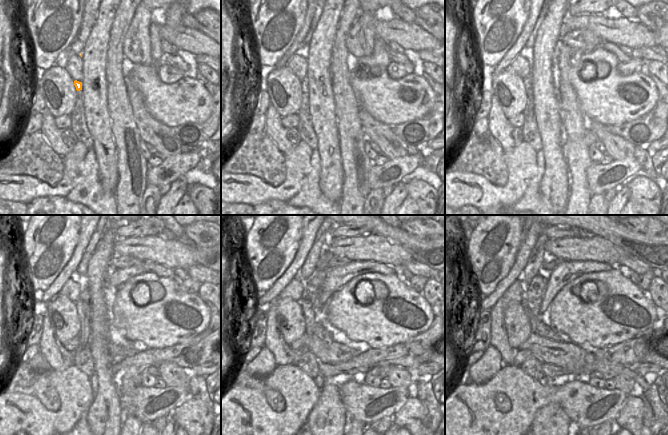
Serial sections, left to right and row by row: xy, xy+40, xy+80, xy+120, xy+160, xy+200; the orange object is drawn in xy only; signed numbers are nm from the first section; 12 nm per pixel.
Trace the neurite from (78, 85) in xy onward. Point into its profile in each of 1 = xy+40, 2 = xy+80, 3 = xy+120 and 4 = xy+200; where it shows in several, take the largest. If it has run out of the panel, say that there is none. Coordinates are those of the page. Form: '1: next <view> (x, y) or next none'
1: next xy+40 (304, 86)
2: next xy+80 (526, 52)
3: next xy+120 (83, 303)
4: next xy+200 (536, 289)

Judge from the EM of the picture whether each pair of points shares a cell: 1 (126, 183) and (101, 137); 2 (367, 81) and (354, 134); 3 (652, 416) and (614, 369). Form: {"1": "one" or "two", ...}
{"1": "two", "2": "two", "3": "two"}

